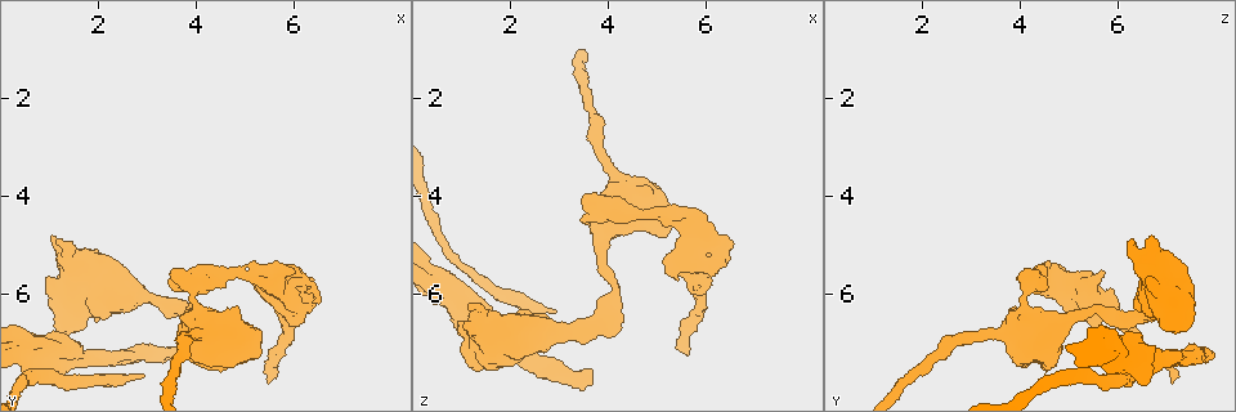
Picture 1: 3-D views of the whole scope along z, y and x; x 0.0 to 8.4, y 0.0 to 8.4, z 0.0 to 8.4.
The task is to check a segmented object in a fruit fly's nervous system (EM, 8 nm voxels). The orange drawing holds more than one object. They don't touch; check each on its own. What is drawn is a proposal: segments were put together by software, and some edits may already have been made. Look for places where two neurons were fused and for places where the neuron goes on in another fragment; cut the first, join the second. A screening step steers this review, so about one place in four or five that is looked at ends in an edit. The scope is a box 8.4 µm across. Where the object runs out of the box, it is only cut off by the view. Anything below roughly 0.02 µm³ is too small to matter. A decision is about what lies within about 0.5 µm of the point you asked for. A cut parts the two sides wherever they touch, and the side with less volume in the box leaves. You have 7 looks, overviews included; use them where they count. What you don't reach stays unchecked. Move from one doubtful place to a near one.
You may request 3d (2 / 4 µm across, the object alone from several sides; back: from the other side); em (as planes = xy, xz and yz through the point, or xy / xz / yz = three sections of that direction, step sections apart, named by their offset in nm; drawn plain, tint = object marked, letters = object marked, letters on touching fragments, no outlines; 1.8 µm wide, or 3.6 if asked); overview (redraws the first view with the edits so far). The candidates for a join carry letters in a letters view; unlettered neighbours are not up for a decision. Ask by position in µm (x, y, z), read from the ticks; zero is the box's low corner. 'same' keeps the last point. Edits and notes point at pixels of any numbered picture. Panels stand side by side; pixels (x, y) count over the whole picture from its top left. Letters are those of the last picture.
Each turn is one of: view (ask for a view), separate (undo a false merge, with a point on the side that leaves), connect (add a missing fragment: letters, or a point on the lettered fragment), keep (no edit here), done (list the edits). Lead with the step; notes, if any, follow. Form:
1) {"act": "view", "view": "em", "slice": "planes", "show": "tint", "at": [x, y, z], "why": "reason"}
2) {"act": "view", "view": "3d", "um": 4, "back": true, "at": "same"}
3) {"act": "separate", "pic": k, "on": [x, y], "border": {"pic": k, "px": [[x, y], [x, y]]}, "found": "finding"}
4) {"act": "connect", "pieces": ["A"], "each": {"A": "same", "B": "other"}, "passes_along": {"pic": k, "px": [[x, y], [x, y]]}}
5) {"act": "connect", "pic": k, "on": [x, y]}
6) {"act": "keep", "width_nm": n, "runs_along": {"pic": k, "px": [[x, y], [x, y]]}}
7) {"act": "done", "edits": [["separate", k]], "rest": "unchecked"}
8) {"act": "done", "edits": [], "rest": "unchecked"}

{"act": "view", "view": "em", "slice": "planes", "show": "letters", "at": [3.70, 7.20, 7.80], "why": "branch stops here"}

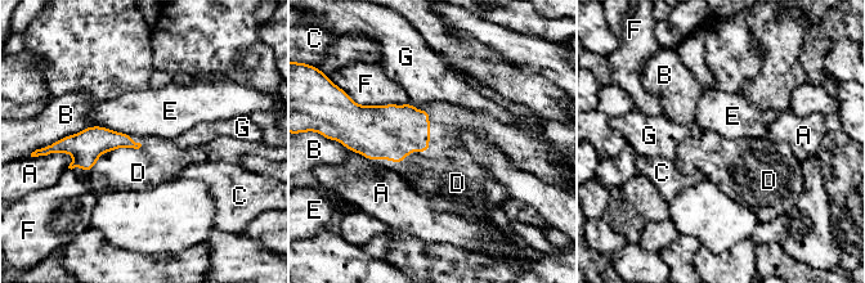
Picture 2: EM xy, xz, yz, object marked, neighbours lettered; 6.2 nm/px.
{"act": "connect", "pieces": ["D"], "each": {"A": "other", "B": "other", "C": "other", "D": "same", "E": "other", "F": "other", "G": "other"}, "found": "it goes on there"}

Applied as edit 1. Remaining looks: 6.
{"act": "view", "view": "3d", "um": 4, "at": [4.00, 5.75, 4.20], "why": "sharp bend"}

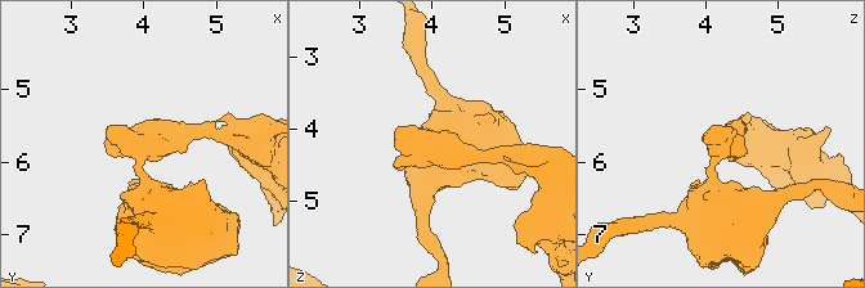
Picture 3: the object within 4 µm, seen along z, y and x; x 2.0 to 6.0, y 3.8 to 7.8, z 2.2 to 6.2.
{"act": "view", "view": "em", "slice": "planes", "show": "letters", "at": [4.10, 5.75, 4.25]}

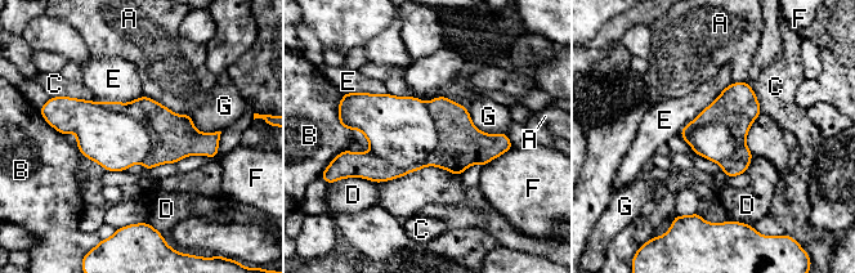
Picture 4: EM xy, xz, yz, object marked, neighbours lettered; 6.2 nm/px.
{"act": "separate", "pic": 4, "on": [460, 144], "each": {"A": "other", "B": "other", "C": "other", "D": "other", "E": "other", "F": "other", "G": "other"}, "part_leaving": {"pic": 4, "px": [[505, 138], [404, 171], [353, 156]]}, "found": "two neurons meet here"}

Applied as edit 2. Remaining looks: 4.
{"act": "done", "edits": [["connect", 2], ["separate", 4]], "rest": "unchecked"}

